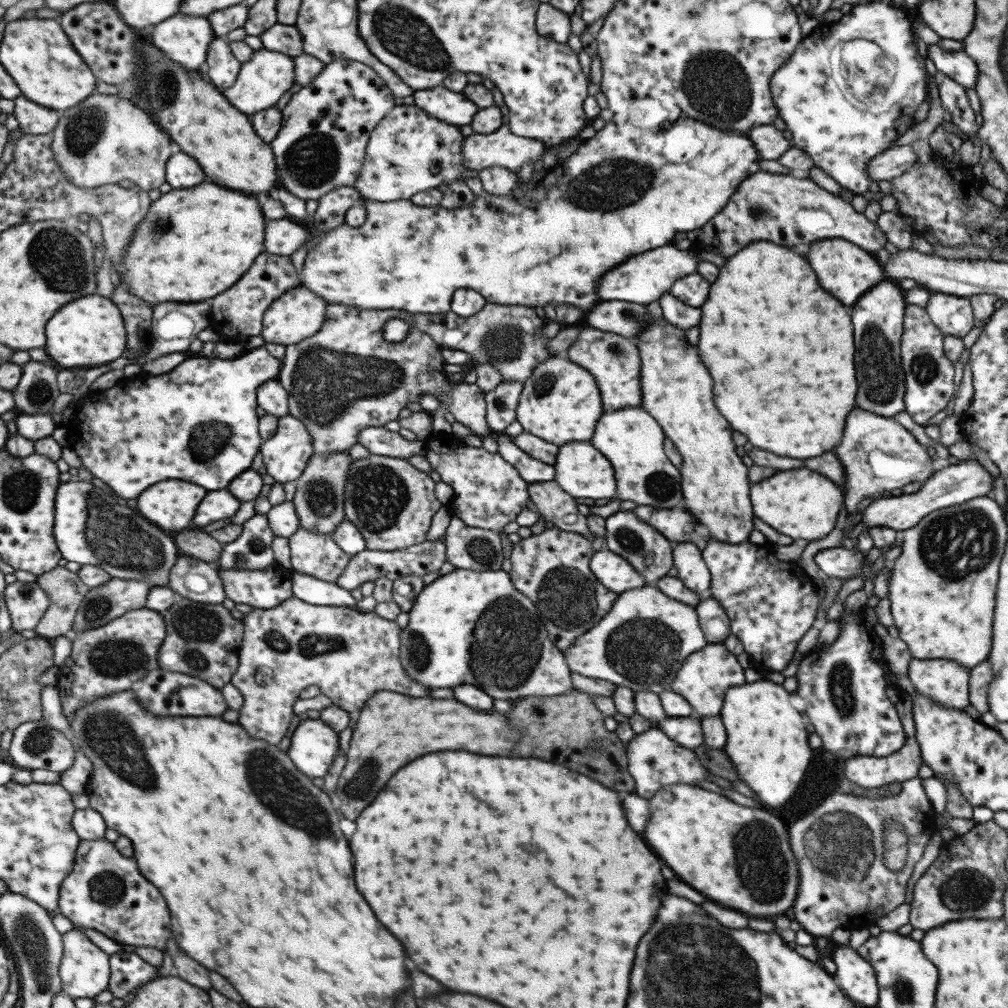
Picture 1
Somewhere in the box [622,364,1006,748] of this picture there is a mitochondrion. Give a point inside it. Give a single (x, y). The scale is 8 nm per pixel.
(940, 550)

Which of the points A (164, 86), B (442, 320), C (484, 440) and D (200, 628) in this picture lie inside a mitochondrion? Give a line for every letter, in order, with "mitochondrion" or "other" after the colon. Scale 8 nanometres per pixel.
A: mitochondrion
B: other
C: other
D: mitochondrion

